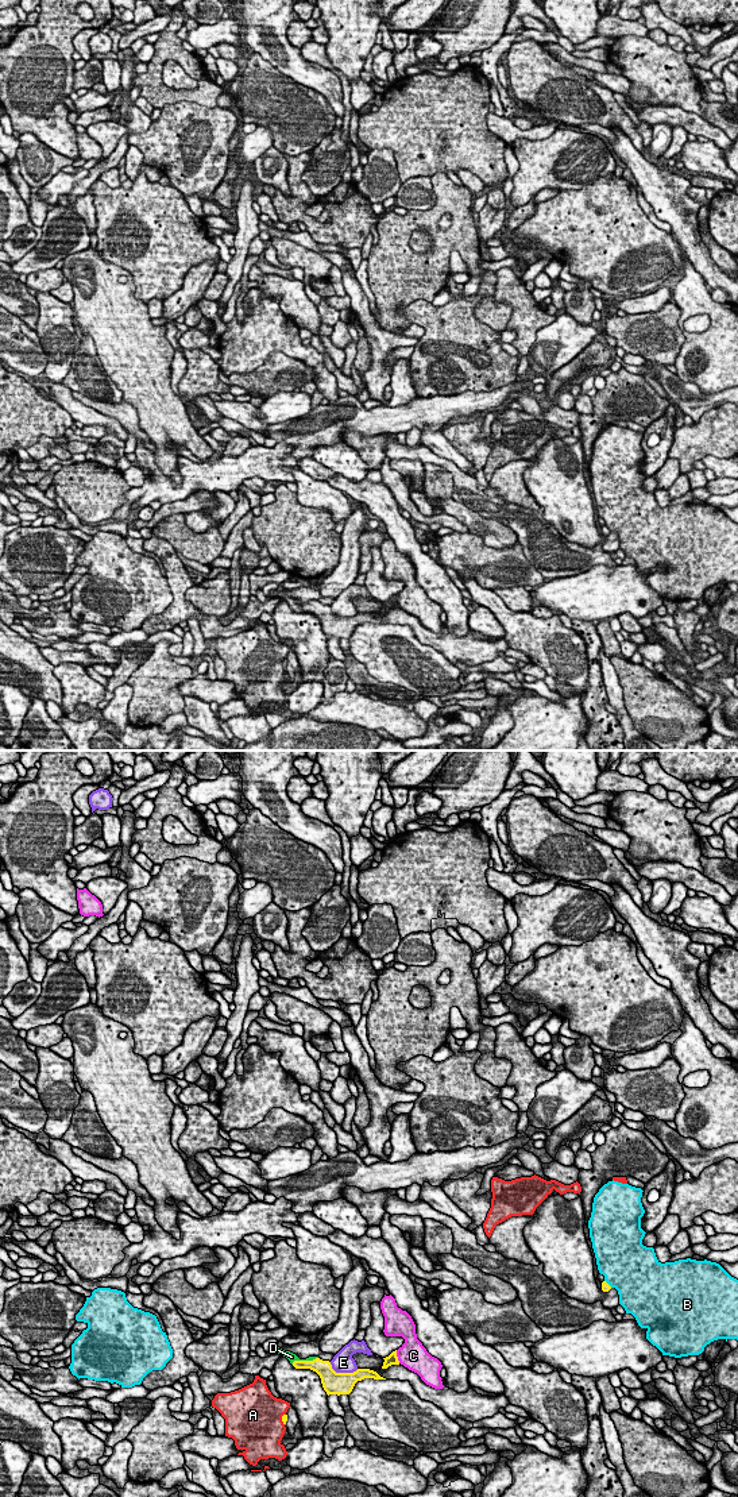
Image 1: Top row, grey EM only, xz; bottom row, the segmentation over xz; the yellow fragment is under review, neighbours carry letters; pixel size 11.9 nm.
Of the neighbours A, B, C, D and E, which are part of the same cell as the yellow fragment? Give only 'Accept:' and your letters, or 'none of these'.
Accept: D

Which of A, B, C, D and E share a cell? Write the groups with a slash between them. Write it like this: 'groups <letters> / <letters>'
groups A / B / C / D / E

